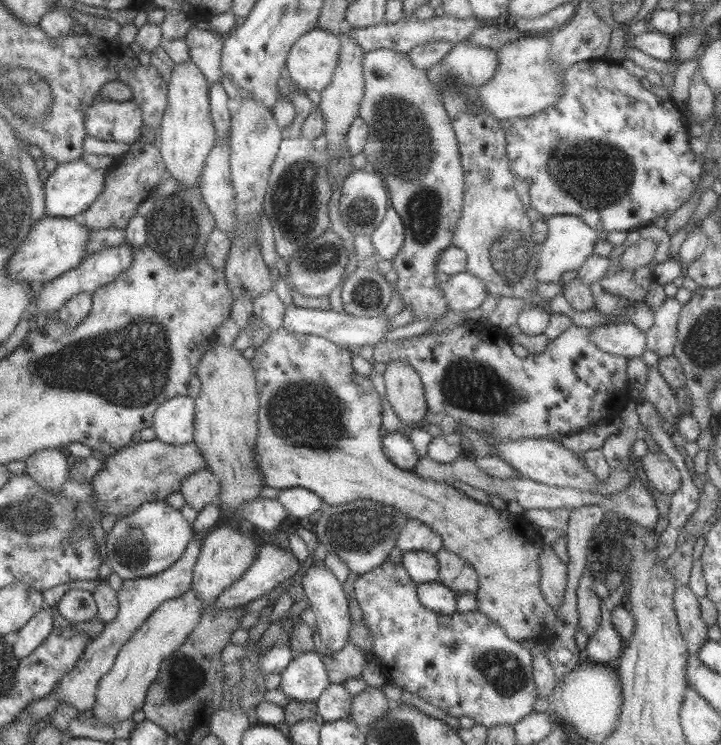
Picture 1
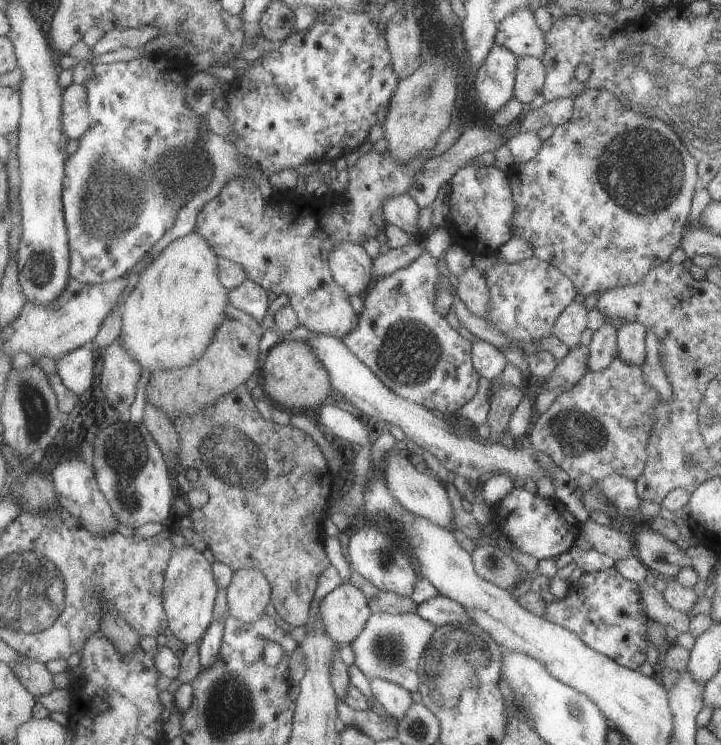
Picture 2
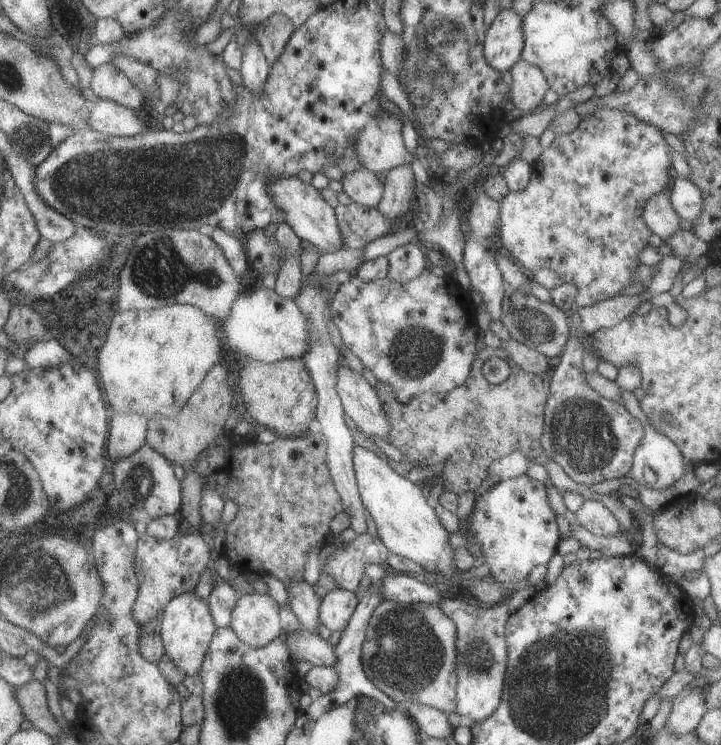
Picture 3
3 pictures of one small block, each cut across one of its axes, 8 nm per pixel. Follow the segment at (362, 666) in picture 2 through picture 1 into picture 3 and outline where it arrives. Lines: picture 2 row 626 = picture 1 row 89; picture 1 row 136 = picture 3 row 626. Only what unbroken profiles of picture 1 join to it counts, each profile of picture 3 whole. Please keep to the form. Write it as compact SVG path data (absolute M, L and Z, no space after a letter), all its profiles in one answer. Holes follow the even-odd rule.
M384 599L370 618L366 641L362 646L364 672L381 692L401 706L416 702L439 709L447 715L456 713L456 656L456 626L439 606L434 604L401 605Z

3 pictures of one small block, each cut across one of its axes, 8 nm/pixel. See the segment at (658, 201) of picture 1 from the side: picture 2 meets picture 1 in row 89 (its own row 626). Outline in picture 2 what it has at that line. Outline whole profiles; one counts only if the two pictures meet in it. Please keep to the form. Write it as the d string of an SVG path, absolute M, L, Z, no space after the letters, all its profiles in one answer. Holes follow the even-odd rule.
M615 566L593 573L583 573L578 580L568 584L568 594L564 598L554 598L546 606L544 618L557 625L575 632L586 646L595 651L612 657L618 664L639 670L639 667L648 660L648 646L650 638L647 632L646 606L640 597L640 589L635 582L628 580Z

